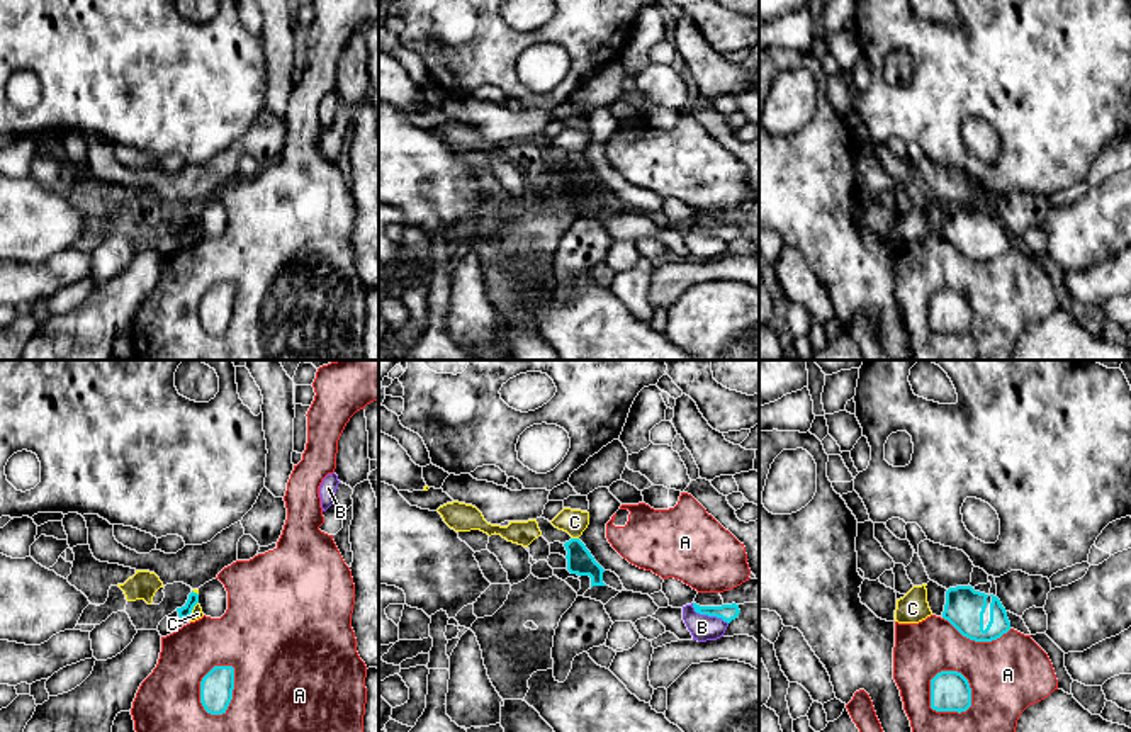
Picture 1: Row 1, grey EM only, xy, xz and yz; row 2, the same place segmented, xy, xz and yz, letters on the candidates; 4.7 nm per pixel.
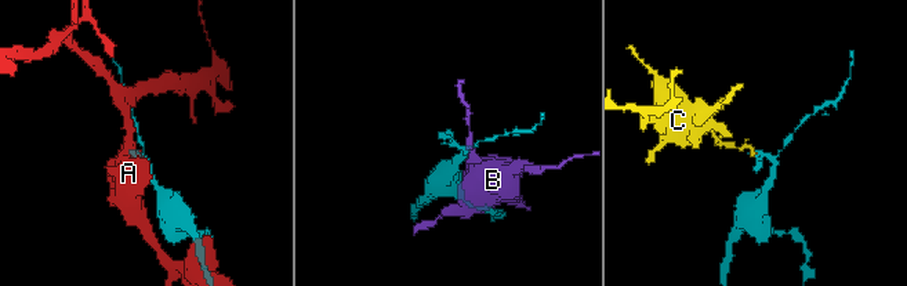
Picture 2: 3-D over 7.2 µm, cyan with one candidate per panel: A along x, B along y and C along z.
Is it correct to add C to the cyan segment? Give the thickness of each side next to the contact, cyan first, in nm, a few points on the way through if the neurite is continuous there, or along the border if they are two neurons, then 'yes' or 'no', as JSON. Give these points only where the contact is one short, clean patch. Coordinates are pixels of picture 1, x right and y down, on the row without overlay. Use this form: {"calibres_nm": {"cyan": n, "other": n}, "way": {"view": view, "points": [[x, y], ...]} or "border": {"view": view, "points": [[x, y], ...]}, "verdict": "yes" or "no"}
{"calibres_nm": {"cyan": 130, "other": 120}, "border": {"view": "xz", "points": [[573, 157], [578, 158]]}, "verdict": "no"}

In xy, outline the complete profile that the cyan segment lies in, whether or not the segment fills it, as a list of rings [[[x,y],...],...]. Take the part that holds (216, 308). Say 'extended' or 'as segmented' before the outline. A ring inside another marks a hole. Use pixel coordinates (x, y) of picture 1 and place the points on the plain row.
as segmented | [[[214,285],[200,301],[200,323],[211,335],[226,333],[234,309],[234,287]]]

